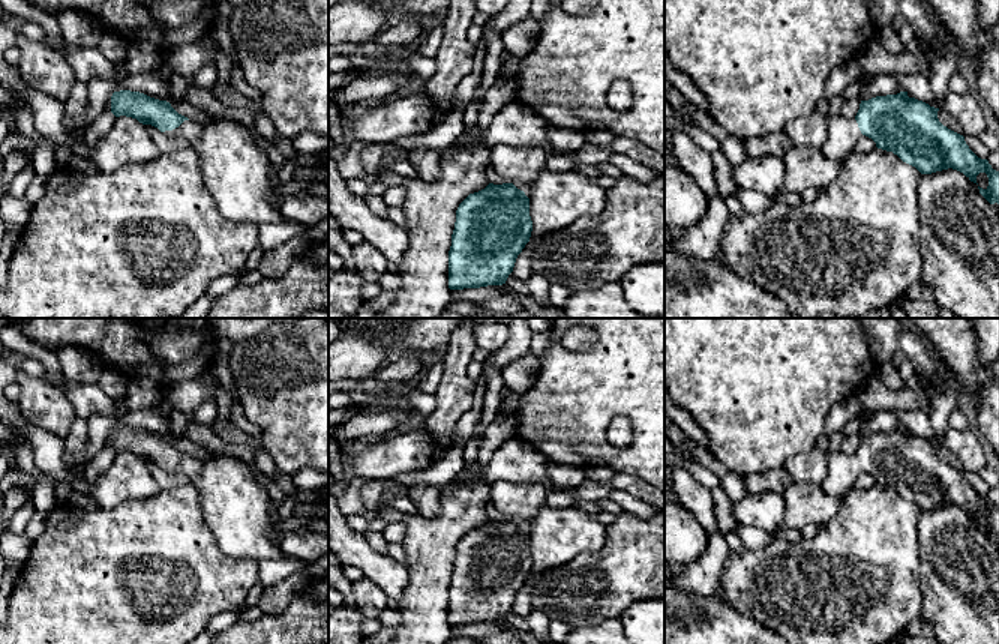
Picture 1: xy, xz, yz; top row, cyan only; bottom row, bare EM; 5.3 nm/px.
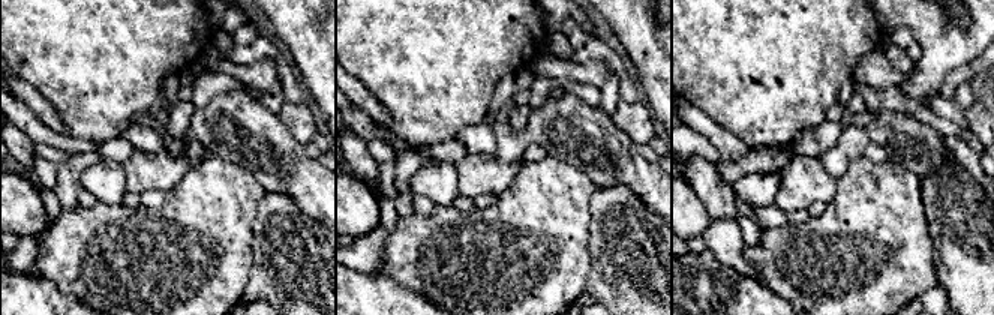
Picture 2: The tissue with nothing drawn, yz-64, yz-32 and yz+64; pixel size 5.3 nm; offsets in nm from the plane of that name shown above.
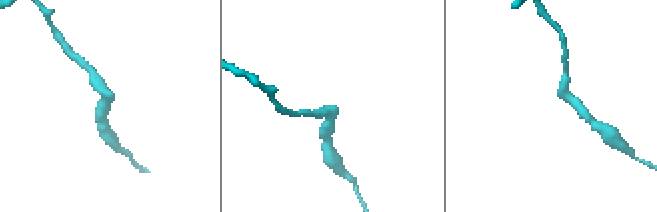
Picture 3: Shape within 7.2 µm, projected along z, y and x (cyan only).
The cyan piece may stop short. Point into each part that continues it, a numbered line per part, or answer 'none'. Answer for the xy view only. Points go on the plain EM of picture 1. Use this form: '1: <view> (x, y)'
1: xy (189, 466)

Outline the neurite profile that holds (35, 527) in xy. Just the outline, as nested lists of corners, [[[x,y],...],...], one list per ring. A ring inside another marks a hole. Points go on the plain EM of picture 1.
[[[34,512],[27,522],[24,534],[34,542],[45,531],[45,515]]]

